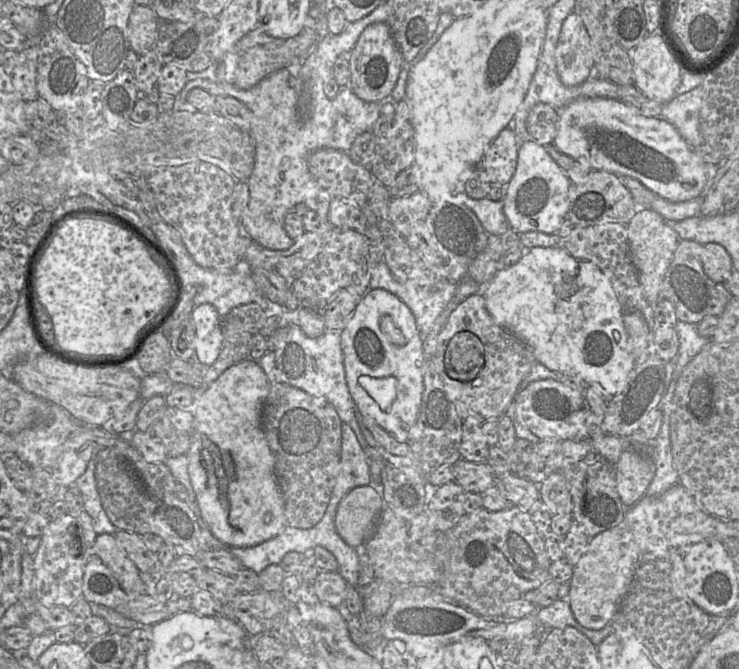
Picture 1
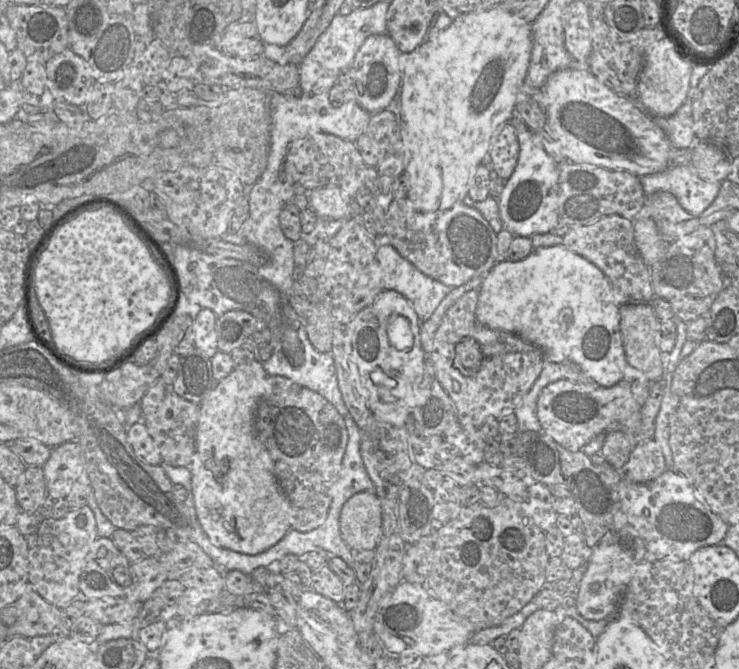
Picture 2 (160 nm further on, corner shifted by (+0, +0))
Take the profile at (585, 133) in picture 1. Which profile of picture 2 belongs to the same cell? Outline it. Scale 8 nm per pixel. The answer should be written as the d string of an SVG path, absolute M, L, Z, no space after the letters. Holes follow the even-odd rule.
M569 68L558 70L553 73L543 85L542 91L545 96L546 128L552 139L558 143L559 149L566 161L575 164L587 163L608 170L628 171L639 177L659 173L669 168L669 151L671 150L670 141L664 131L653 122L652 117L647 114L640 105L637 95L636 97L620 95L600 83L589 70L576 70Z

